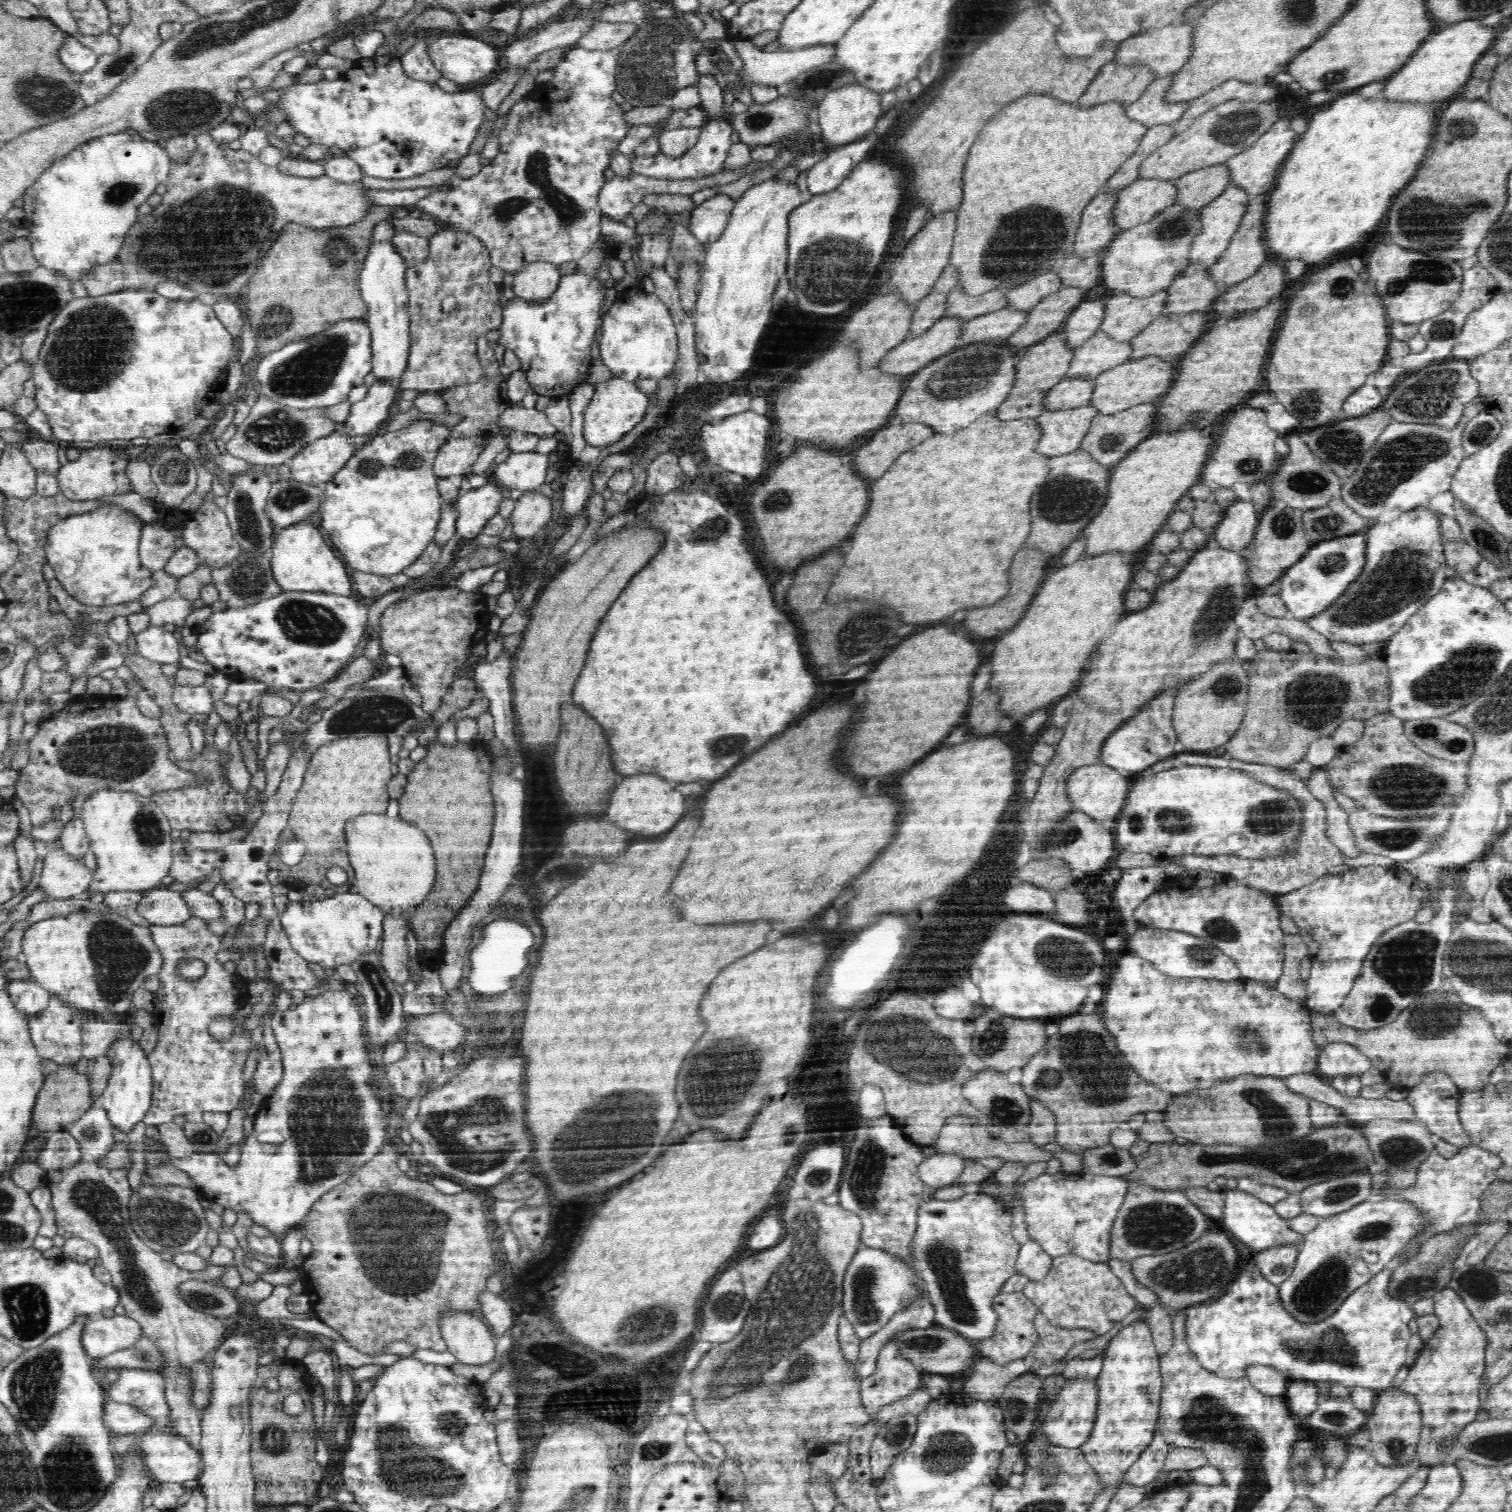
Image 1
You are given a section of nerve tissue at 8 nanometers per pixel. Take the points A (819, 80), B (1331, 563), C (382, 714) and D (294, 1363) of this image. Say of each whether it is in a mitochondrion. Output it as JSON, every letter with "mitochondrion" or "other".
{"A":"mitochondrion","B":"mitochondrion","C":"mitochondrion","D":"other"}

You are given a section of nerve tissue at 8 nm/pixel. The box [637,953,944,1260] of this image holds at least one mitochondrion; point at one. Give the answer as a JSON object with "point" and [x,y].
{"point":[715,1085]}

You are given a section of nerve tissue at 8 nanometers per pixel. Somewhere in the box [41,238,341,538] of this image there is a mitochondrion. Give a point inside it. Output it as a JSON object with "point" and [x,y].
{"point":[78,358]}

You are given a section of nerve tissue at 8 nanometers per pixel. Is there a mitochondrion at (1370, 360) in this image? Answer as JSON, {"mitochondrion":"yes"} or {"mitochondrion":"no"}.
{"mitochondrion":"no"}

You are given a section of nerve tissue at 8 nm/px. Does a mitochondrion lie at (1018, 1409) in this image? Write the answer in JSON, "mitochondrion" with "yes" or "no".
{"mitochondrion":"yes"}

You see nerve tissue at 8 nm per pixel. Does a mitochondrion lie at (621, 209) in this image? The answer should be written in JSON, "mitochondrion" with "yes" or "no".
{"mitochondrion":"no"}

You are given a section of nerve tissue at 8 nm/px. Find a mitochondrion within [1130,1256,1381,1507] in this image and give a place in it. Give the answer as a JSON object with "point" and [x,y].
{"point":[1329,1342]}

